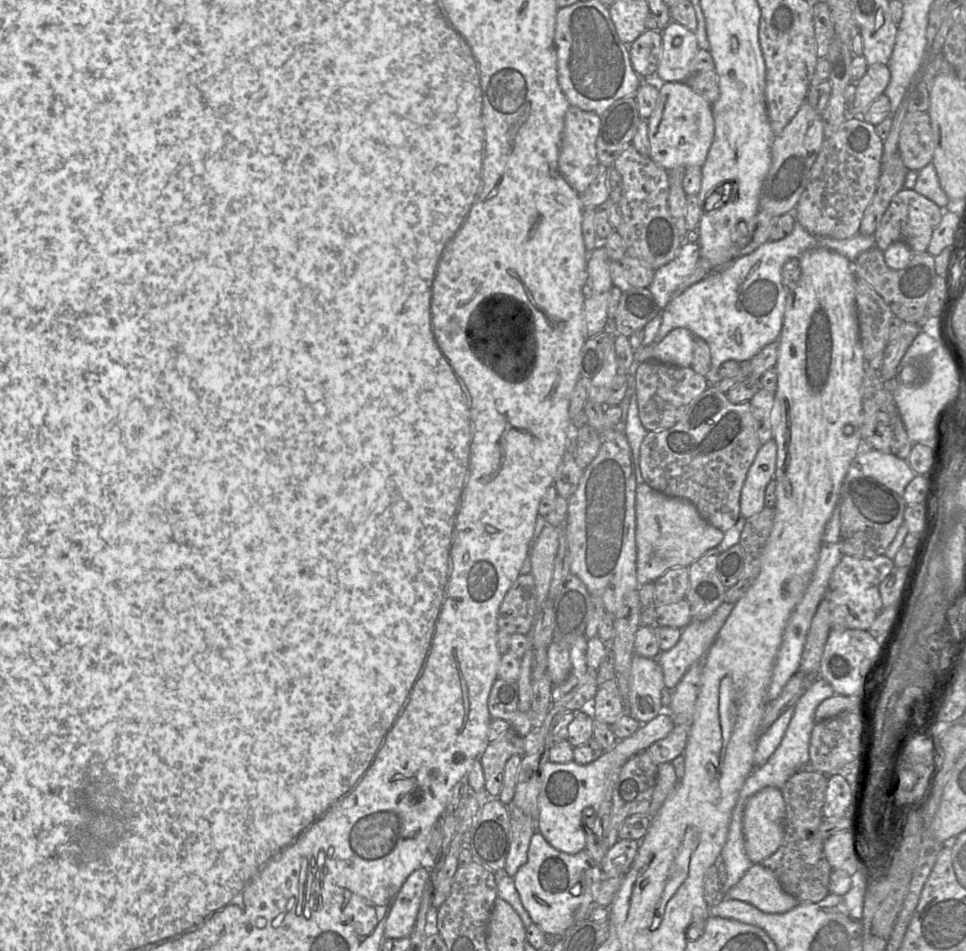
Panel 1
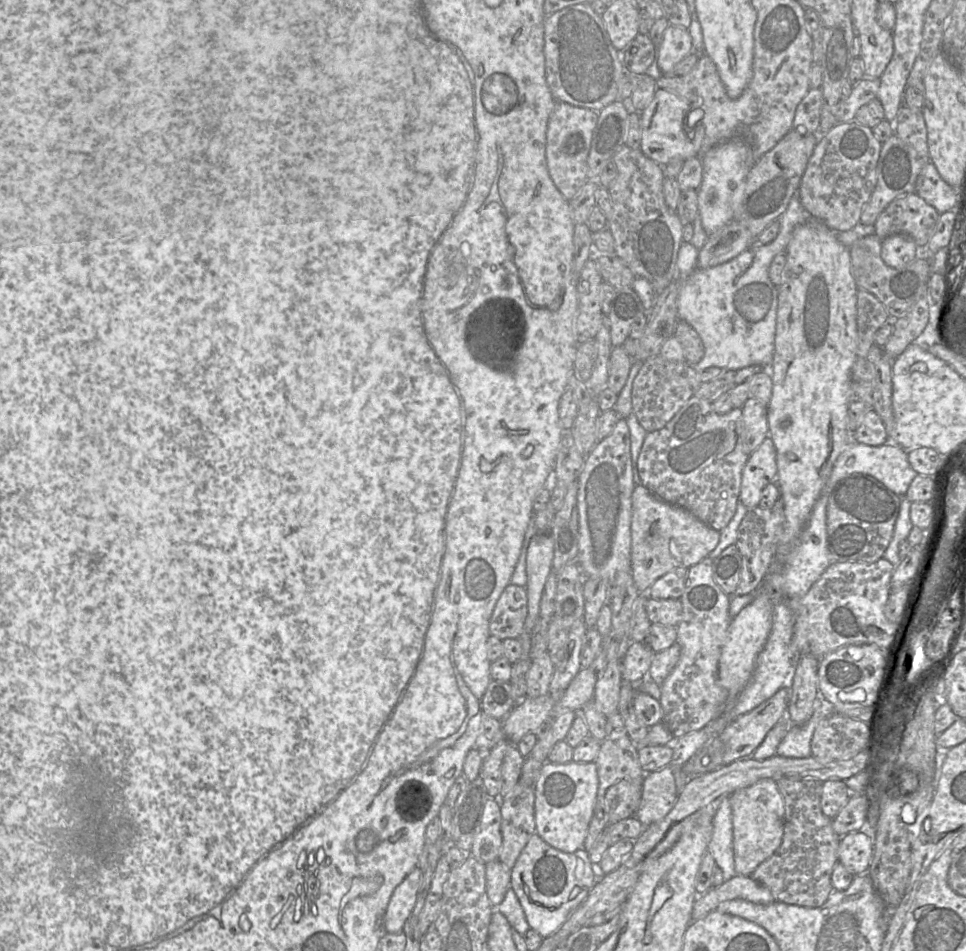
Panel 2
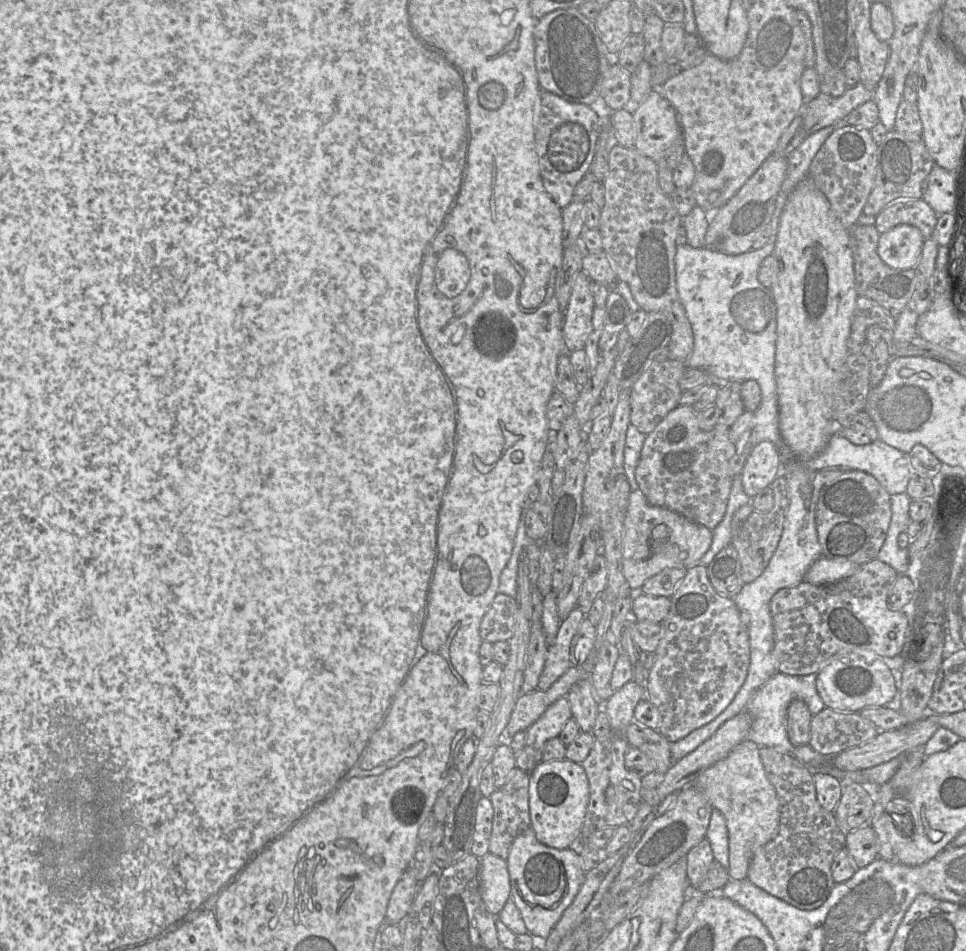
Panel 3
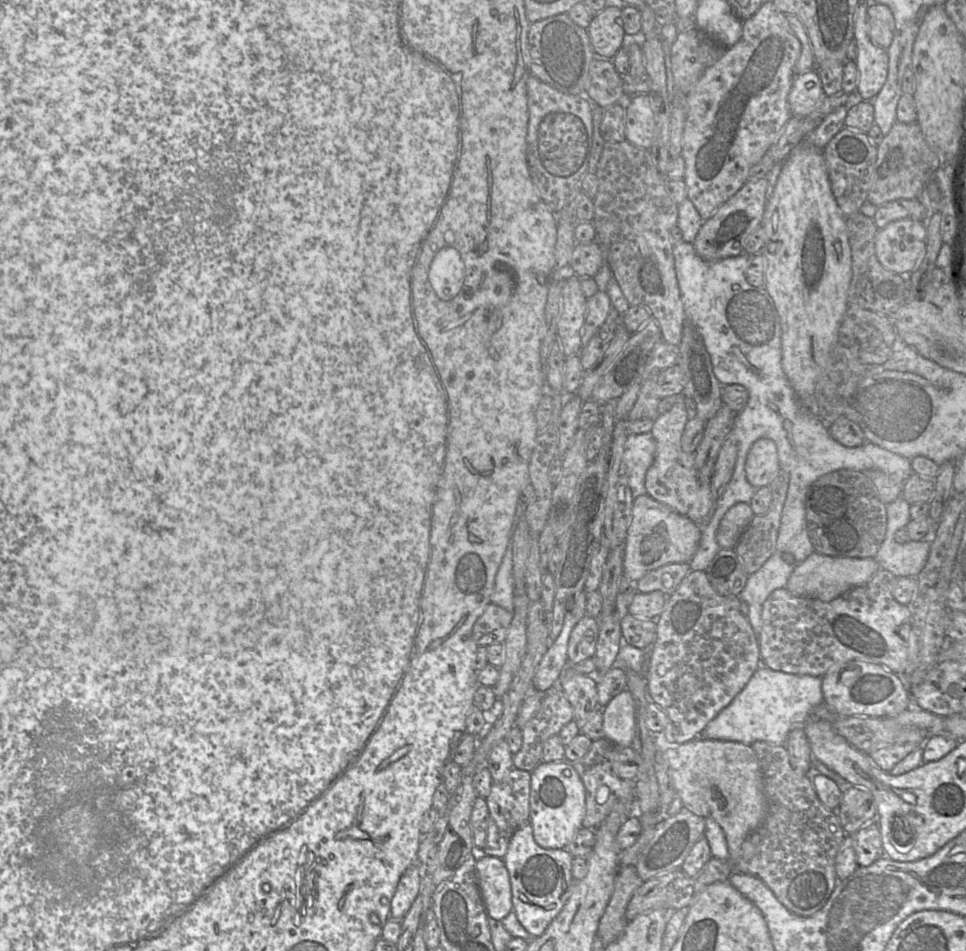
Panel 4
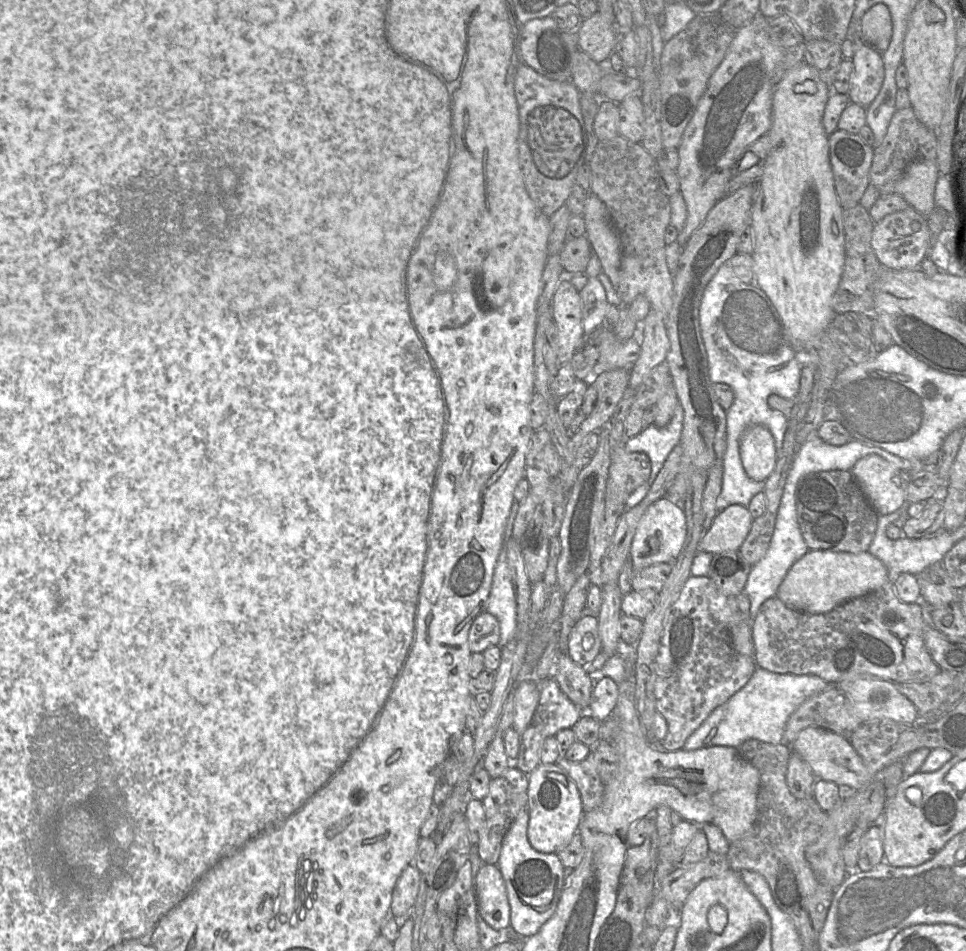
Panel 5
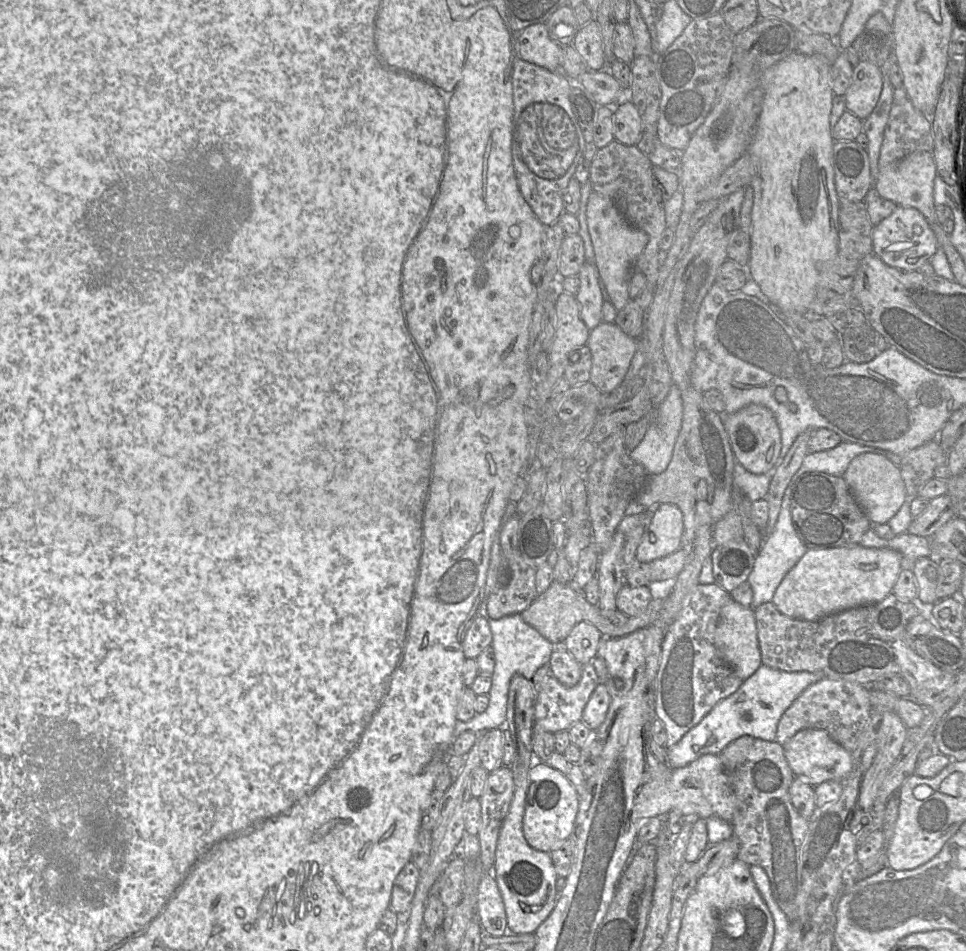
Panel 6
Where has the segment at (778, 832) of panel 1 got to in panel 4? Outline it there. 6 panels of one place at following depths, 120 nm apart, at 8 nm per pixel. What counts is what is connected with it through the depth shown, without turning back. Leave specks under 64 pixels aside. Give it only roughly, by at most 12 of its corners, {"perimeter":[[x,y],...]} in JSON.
{"perimeter":[[751,745],[664,754],[683,807],[721,826],[732,864],[767,814]]}

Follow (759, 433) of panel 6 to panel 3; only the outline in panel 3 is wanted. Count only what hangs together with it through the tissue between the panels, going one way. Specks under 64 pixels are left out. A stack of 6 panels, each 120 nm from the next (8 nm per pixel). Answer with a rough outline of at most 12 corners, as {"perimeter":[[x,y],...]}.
{"perimeter":[[759,442],[740,474],[753,498],[770,486],[780,471],[776,446]]}

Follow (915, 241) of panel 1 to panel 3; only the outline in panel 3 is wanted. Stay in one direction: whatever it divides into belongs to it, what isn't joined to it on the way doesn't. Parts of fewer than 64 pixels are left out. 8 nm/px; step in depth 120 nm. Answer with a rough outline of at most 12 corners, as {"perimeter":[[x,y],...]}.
{"perimeter":[[899,199],[876,216],[882,234],[899,224],[932,237],[938,216],[923,199]]}

